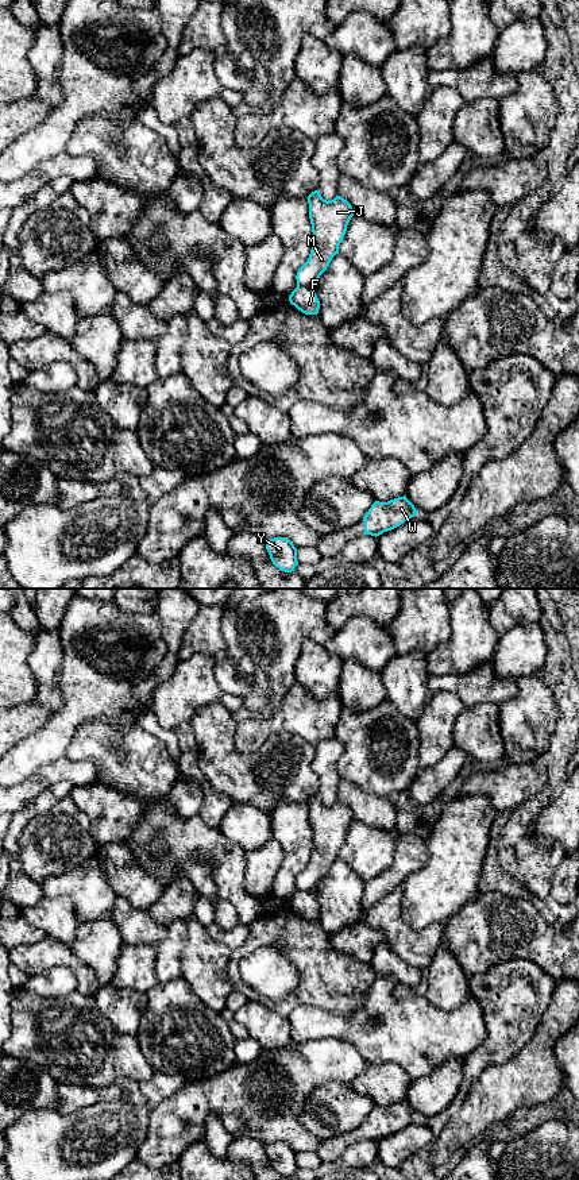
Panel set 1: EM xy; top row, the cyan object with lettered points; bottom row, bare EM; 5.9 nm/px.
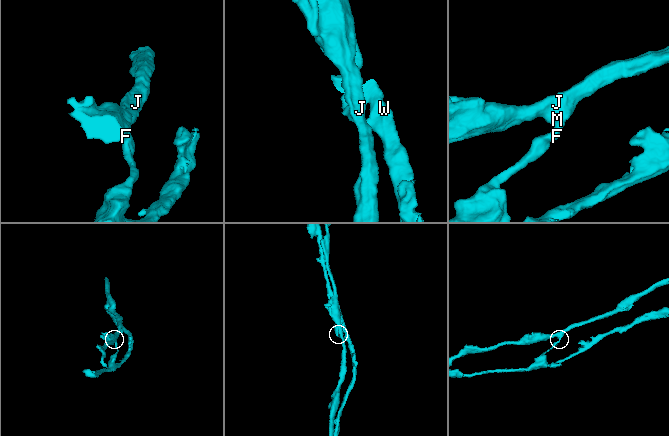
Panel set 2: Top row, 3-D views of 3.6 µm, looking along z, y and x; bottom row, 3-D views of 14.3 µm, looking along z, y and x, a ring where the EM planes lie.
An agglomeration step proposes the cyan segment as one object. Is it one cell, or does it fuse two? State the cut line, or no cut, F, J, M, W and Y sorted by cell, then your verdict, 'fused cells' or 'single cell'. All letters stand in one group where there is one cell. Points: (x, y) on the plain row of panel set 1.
cut xy (297, 890), (309, 890), (312, 893); groups F W Y / J M; fused cells

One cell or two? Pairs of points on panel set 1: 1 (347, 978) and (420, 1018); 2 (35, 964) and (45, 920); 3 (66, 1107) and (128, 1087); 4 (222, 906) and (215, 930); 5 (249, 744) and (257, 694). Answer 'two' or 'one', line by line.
1: two
2: two
3: one
4: two
5: two

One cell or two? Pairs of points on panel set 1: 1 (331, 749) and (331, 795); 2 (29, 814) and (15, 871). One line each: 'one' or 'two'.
1: one
2: one

